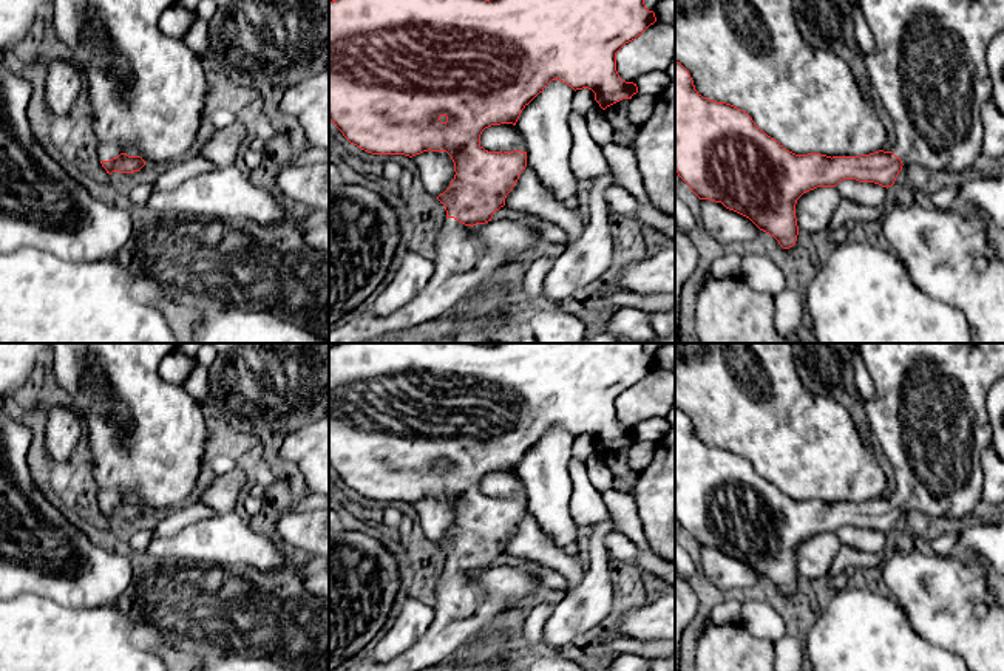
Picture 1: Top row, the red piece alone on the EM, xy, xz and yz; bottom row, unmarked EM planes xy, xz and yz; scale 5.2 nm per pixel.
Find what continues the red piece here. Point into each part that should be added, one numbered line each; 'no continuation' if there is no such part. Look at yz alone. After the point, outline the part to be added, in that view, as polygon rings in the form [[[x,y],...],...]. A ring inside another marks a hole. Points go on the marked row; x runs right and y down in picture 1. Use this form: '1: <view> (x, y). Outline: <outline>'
1: yz (929, 67). Outline: [[[859,0],[873,34],[874,49],[865,56],[874,93],[884,102],[896,133],[893,153],[904,165],[961,173],[982,156],[981,107],[992,97],[987,46],[1004,31],[1004,0]]]

